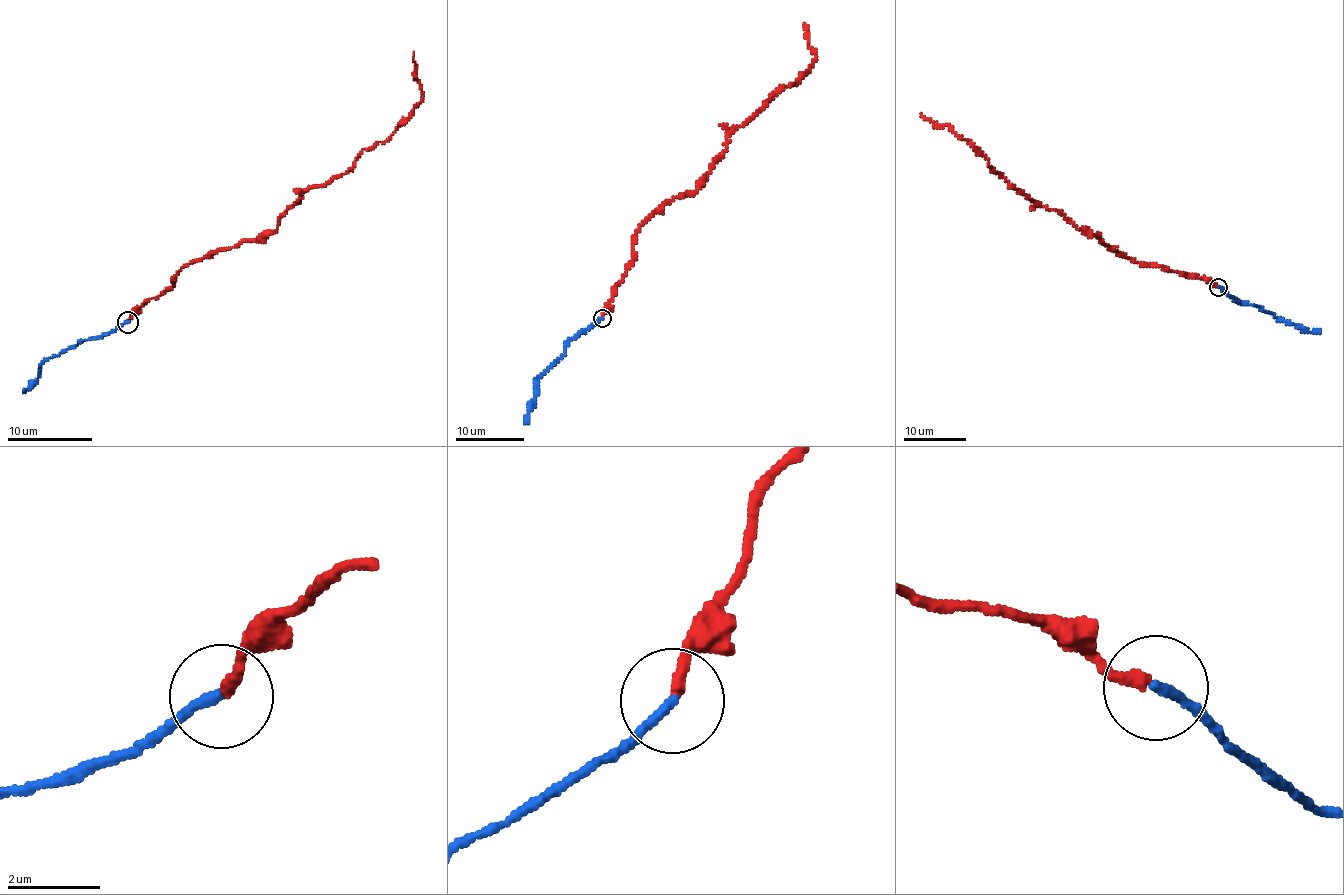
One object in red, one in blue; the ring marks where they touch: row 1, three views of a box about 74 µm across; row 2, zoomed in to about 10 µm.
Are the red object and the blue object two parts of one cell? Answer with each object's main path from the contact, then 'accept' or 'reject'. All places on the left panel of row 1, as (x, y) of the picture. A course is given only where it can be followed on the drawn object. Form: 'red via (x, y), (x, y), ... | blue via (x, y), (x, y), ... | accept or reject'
red via (127, 320), (181, 267), (268, 236), (301, 194), (384, 142), (421, 100), (413, 51) | blue via (127, 322), (41, 364), (37, 379), (23, 391) | reject

